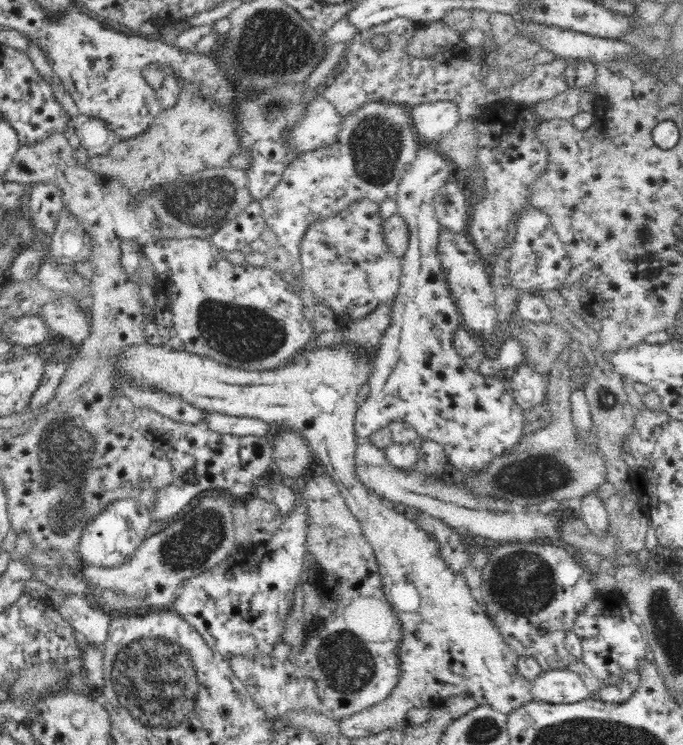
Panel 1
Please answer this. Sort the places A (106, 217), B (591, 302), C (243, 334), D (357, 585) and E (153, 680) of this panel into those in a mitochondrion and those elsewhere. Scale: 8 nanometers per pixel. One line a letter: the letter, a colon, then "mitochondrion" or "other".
A: other
B: other
C: mitochondrion
D: other
E: mitochondrion

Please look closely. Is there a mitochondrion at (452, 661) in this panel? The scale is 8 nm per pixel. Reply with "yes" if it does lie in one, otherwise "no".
no

